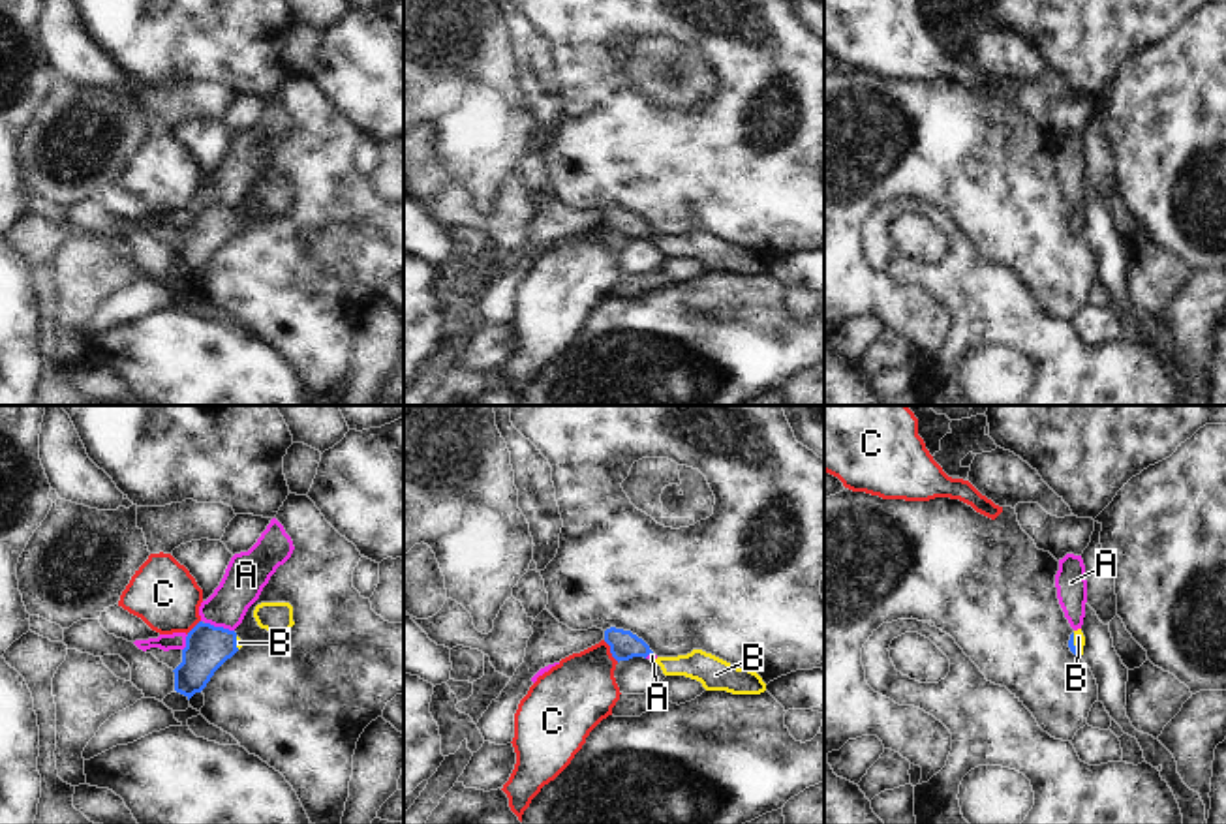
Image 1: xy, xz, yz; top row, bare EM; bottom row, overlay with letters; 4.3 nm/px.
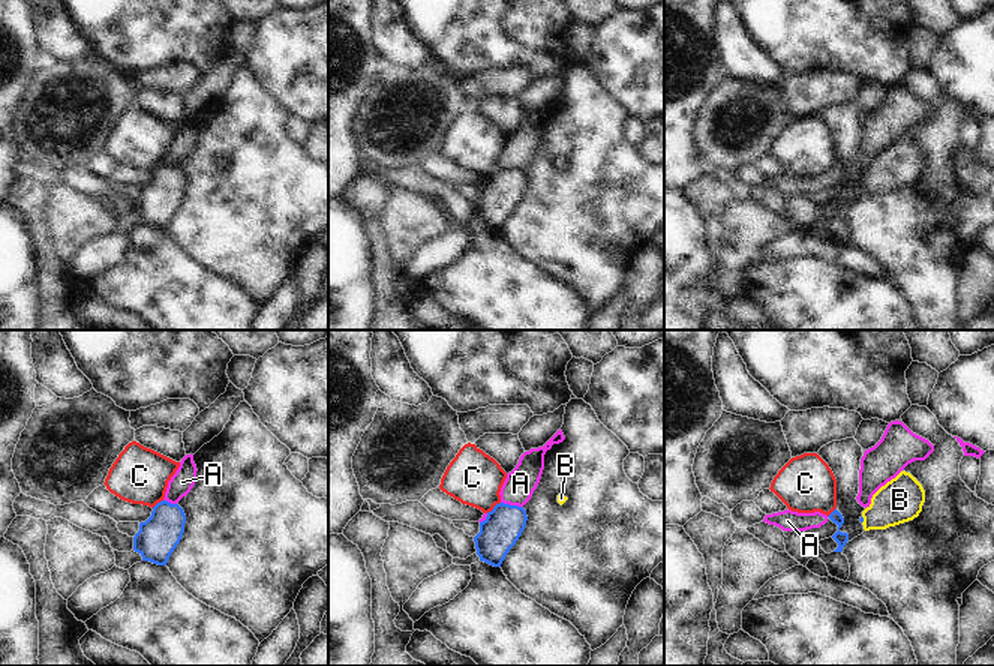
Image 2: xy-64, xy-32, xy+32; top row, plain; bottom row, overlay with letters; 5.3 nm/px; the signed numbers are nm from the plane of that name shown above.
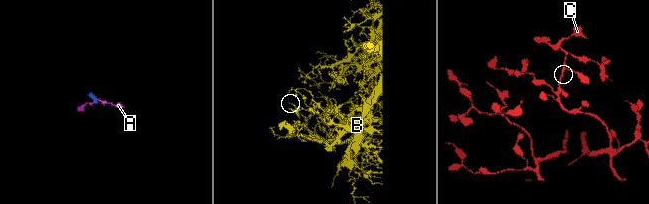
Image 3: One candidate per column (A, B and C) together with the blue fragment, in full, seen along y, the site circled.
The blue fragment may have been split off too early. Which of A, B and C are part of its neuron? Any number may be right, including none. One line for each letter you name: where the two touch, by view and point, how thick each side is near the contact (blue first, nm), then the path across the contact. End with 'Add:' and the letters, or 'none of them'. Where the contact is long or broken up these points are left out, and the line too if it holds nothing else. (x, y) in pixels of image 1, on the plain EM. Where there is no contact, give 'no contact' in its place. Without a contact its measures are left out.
B: contact yz (1072, 224); calibres 30 and 50 nm; way yz (1071, 222), (1072, 224), (1078, 216)
Add: B

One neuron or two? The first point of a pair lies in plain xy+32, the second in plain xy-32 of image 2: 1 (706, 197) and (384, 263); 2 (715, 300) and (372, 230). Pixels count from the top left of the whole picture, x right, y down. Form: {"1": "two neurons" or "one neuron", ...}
{"1": "one neuron", "2": "one neuron"}

